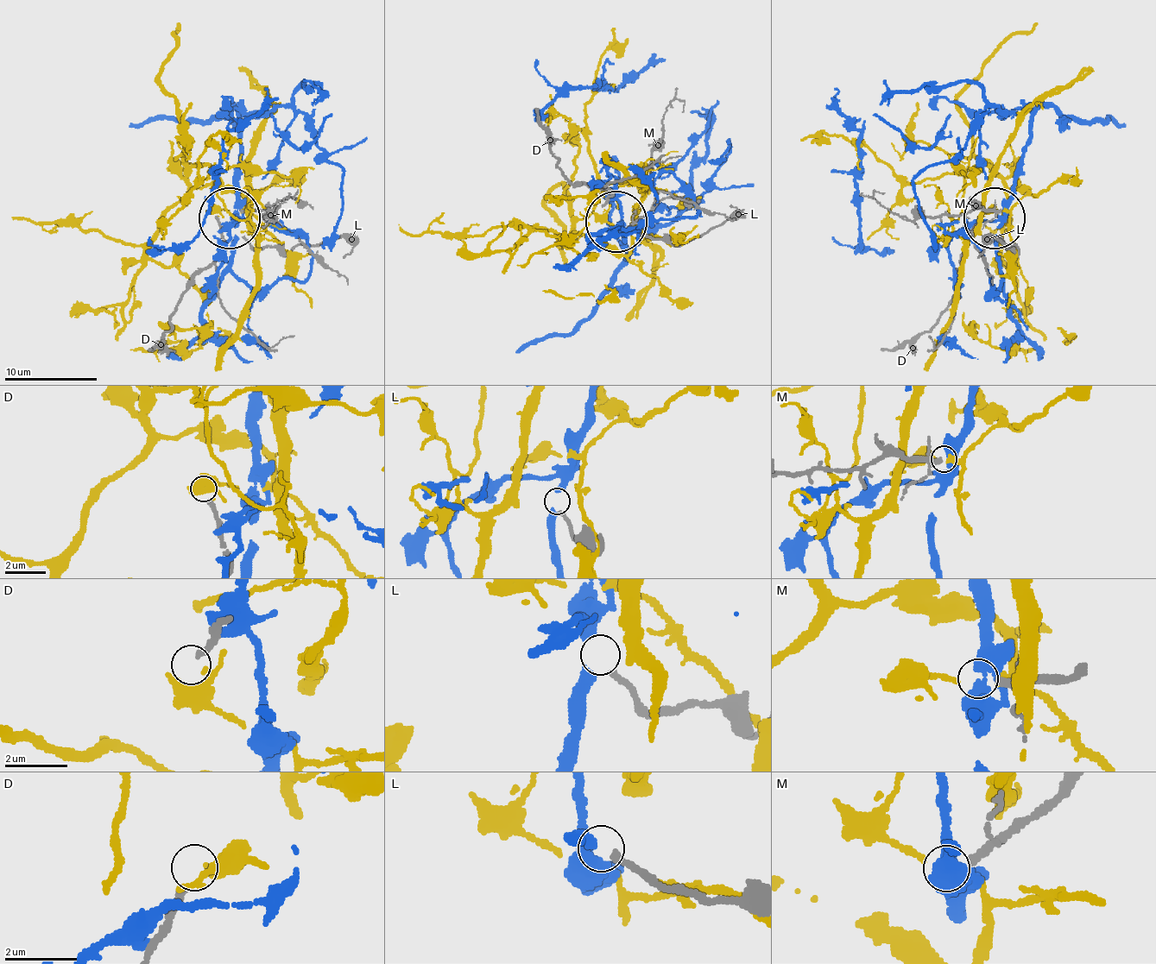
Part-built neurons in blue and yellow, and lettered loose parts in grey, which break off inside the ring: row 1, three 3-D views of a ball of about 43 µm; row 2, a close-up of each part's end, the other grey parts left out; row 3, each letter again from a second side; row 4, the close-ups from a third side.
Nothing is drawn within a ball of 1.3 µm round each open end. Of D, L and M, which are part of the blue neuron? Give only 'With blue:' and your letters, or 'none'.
With blue: none

